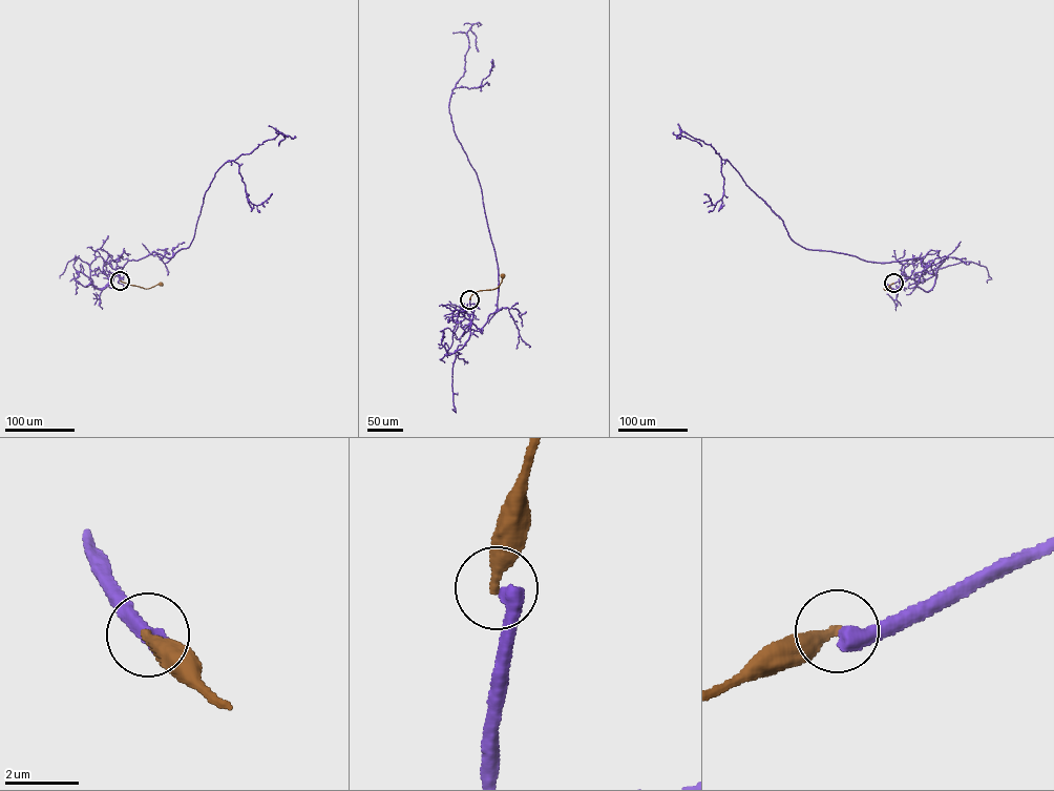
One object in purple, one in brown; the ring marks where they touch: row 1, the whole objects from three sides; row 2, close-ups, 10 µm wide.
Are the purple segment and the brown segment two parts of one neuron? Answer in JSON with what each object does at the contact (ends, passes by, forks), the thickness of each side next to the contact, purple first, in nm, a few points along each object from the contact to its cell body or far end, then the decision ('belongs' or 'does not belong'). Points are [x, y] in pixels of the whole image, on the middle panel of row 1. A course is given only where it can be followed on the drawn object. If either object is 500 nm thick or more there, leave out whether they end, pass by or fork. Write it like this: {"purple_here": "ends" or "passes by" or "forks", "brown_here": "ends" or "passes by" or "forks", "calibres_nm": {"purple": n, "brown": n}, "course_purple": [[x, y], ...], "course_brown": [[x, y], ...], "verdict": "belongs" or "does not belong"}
{"purple_here": "ends", "brown_here": "ends", "calibres_nm": {"purple": 460, "brown": 340}, "course_purple": [[469, 299], [482, 333], [497, 311], [498, 264], [448, 106], [470, 29], [478, 51]], "course_brown": [[469, 299], [477, 291], [498, 287], [502, 275]], "verdict": "does not belong"}

